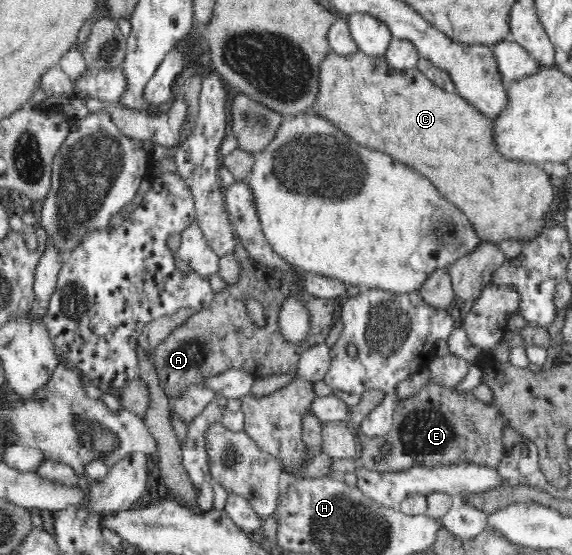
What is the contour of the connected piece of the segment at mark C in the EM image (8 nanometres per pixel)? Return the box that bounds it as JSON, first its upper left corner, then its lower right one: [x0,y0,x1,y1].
[314,51,556,245]

